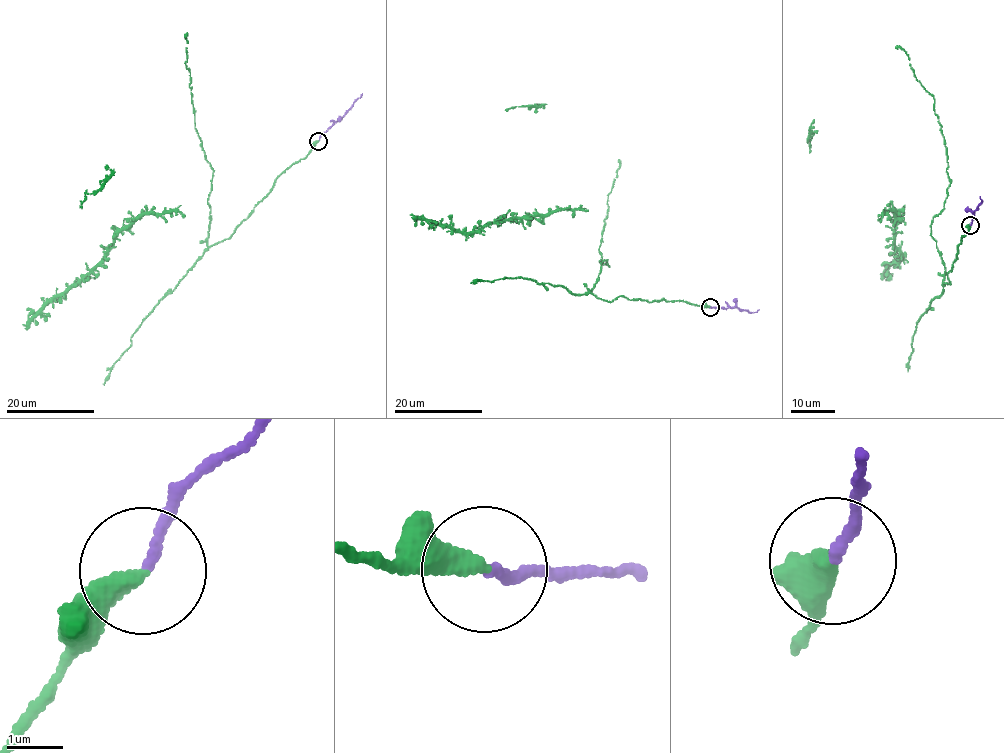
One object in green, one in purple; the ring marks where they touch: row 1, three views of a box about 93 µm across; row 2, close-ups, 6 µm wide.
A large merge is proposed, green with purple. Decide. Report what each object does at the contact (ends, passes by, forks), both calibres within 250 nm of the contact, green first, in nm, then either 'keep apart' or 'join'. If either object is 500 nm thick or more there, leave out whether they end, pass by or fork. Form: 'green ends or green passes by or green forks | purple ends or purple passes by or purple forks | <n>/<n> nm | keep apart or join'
green ends | purple ends | 360/160 nm | keep apart

